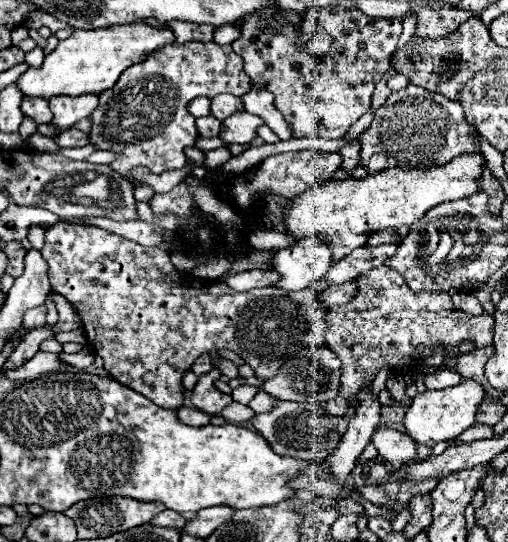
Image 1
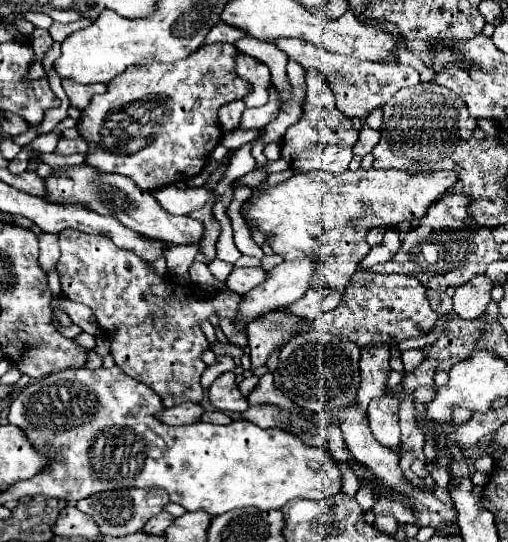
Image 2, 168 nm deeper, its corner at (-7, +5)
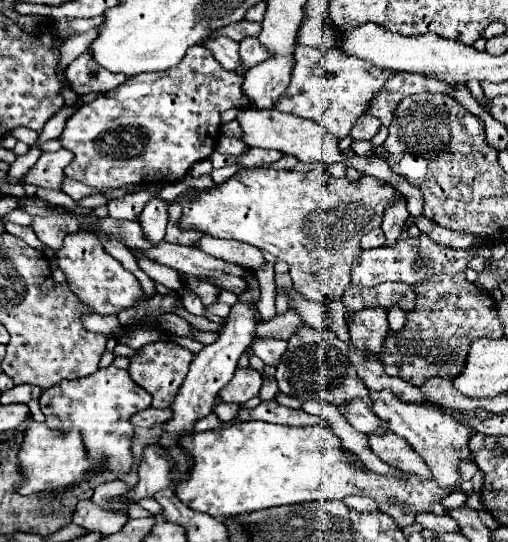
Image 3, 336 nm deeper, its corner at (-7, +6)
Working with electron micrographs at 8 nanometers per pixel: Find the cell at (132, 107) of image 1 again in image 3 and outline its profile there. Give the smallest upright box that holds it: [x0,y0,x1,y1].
[61,46,249,190]

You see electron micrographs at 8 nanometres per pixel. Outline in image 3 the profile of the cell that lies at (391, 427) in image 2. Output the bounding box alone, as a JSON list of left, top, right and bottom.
[343,398,389,434]

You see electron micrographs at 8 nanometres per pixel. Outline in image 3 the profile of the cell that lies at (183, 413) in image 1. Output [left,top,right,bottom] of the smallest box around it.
[131,406,173,428]

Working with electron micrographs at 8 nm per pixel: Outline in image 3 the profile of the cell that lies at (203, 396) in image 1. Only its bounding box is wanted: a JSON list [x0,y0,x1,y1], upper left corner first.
[219,368,263,404]

